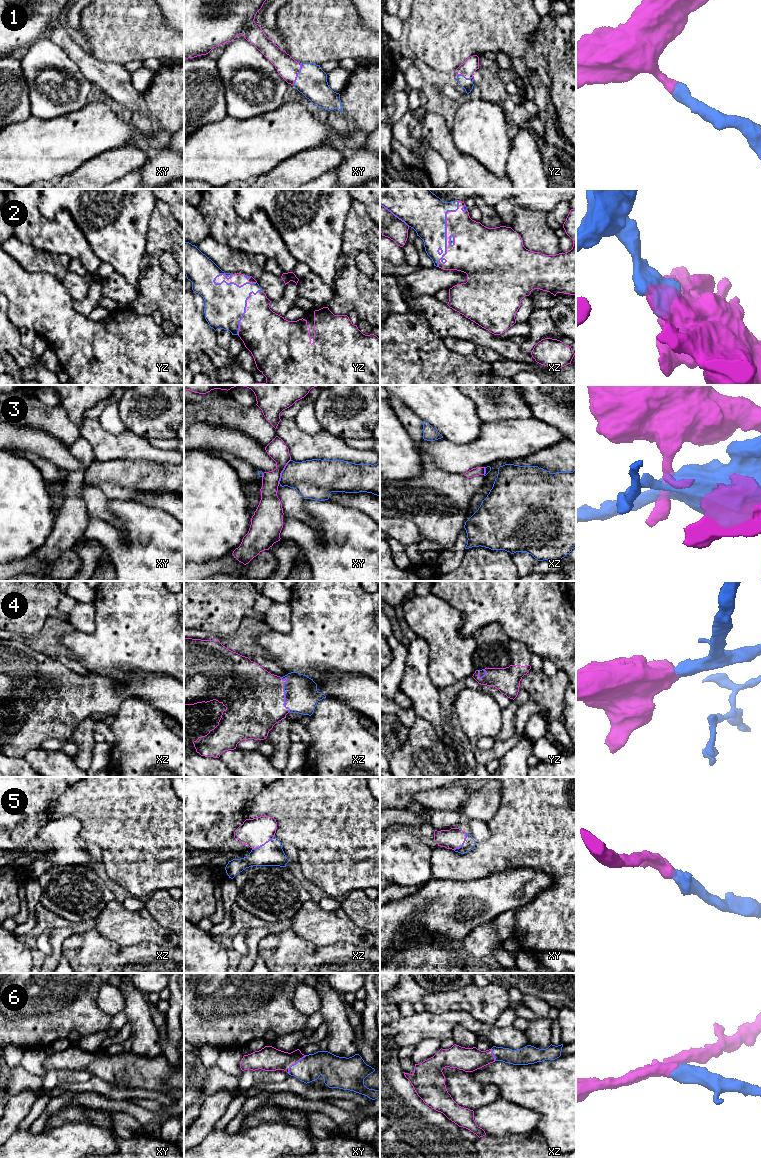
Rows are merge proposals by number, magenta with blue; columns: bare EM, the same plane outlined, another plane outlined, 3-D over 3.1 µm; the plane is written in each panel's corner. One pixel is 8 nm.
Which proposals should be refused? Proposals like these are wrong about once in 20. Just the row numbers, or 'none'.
3

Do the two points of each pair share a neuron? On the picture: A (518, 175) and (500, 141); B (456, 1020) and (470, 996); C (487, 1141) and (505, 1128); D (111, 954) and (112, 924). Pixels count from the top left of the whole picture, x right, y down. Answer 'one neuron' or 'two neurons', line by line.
A: two neurons
B: two neurons
C: two neurons
D: two neurons

